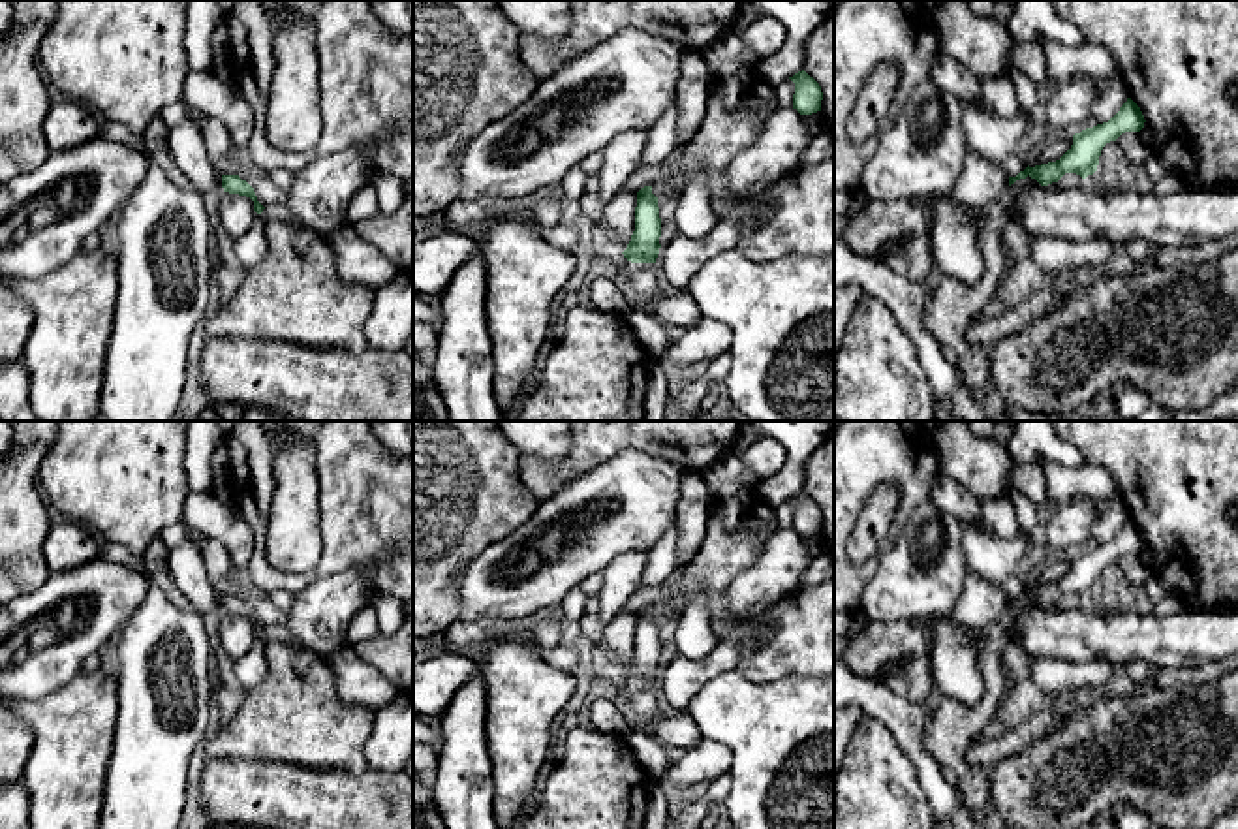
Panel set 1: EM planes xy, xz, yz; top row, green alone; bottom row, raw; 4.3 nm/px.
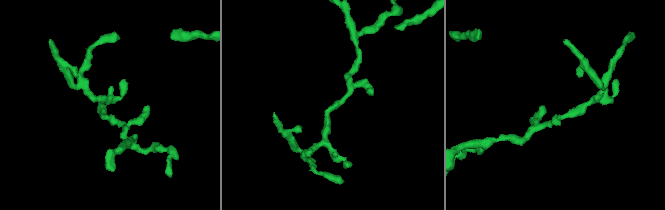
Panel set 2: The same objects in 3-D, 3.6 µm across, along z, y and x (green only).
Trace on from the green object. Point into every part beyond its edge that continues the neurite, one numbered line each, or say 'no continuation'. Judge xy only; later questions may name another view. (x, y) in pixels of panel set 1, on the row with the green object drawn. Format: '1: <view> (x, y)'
no continuation

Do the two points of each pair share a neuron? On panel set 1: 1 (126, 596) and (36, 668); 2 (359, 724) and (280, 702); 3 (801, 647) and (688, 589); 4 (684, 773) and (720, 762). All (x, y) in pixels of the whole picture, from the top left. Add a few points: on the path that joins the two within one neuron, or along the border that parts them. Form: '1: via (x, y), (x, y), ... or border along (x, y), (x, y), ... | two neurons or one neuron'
1: via (104, 619), (85, 638), (59, 649) | one neuron
2: via (340, 724), (309, 724), (299, 719) | one neuron
3: via (771, 641), (731, 628), (716, 613), (714, 604) | one neuron
4: via (694, 767), (711, 762) | one neuron

